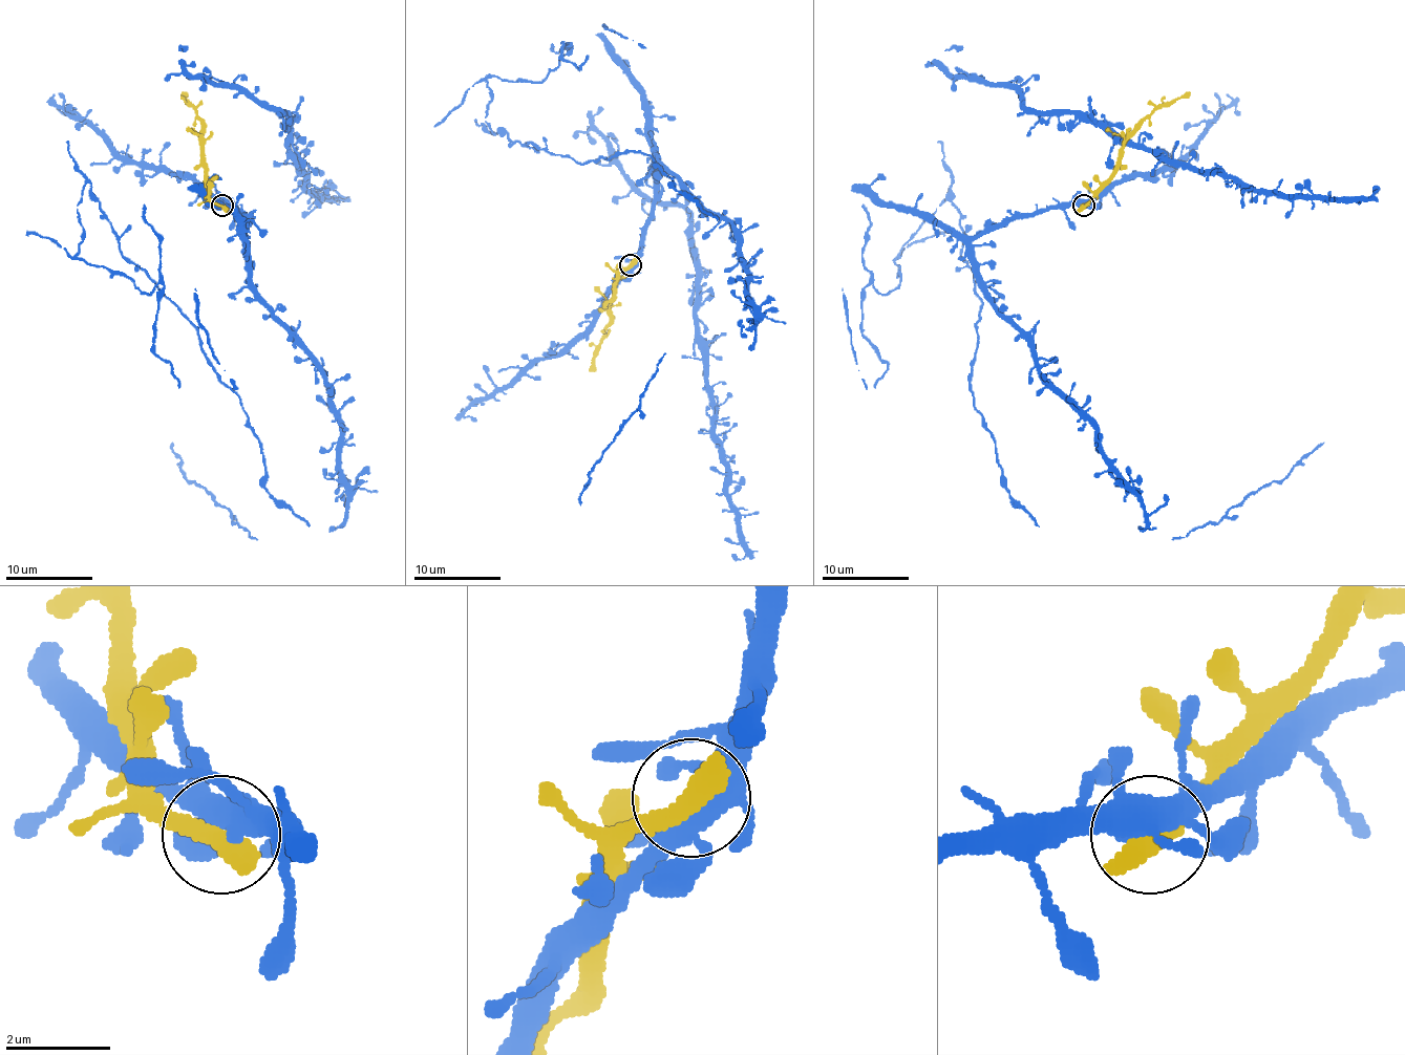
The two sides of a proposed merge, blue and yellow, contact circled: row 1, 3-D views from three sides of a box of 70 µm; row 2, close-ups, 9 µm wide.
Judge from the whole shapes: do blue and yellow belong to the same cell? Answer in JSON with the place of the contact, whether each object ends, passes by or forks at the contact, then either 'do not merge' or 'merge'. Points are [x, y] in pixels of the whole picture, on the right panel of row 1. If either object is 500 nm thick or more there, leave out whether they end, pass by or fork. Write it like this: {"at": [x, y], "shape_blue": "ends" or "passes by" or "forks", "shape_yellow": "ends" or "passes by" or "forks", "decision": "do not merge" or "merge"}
{"at": [1083, 206], "decision": "do not merge"}

